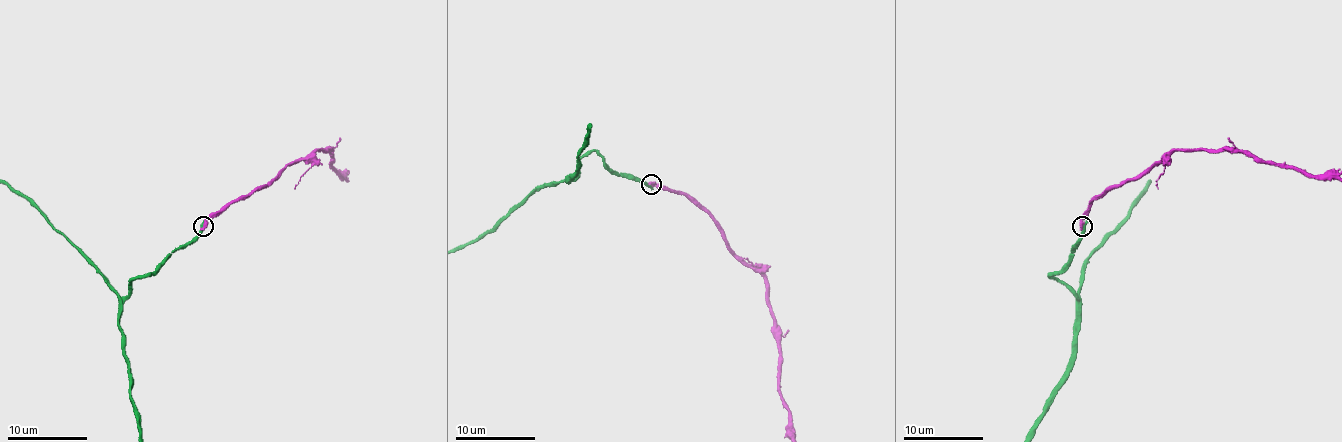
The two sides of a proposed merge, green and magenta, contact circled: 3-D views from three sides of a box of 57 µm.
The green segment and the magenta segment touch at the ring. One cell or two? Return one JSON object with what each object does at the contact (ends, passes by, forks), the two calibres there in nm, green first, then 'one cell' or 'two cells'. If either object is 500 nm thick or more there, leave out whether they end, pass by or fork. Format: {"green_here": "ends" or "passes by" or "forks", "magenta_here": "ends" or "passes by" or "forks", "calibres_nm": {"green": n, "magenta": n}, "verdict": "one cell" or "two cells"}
{"green_here": "ends", "magenta_here": "ends", "calibres_nm": {"green": 440, "magenta": 400}, "verdict": "two cells"}

